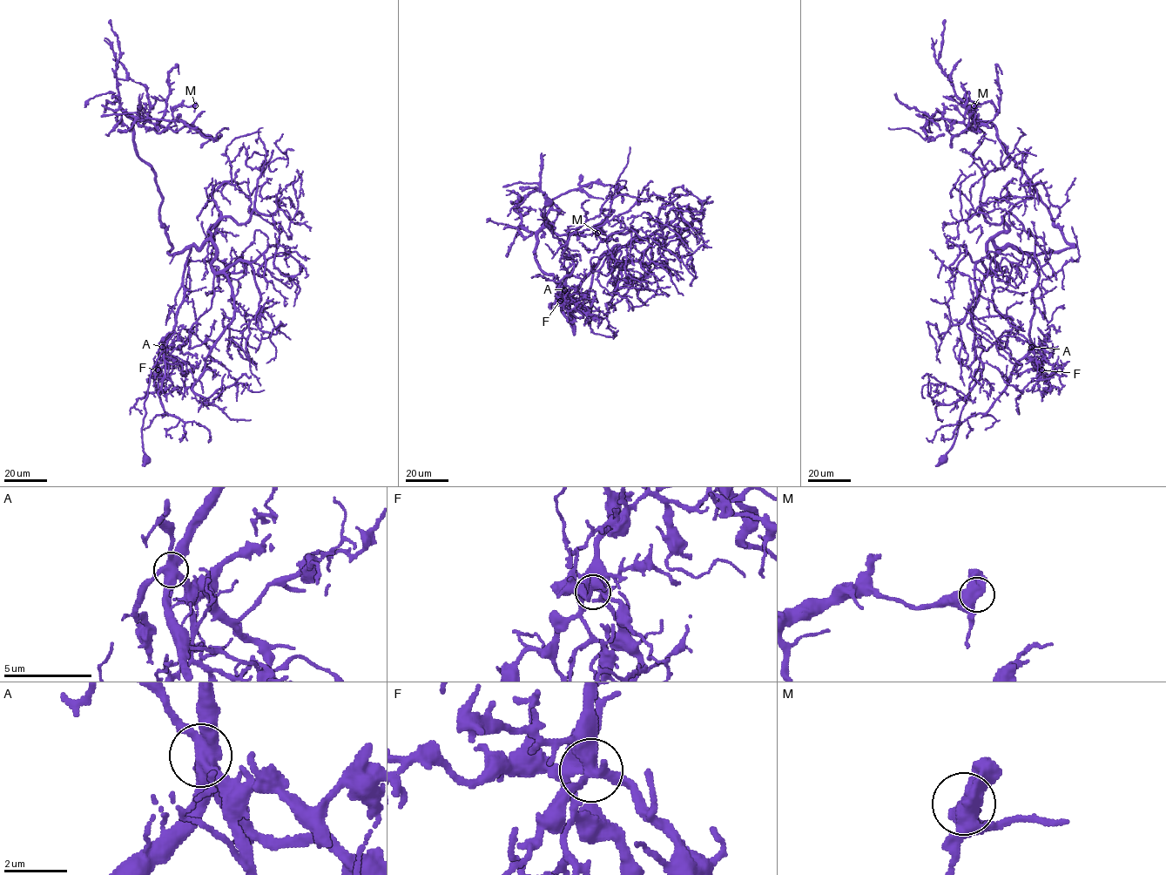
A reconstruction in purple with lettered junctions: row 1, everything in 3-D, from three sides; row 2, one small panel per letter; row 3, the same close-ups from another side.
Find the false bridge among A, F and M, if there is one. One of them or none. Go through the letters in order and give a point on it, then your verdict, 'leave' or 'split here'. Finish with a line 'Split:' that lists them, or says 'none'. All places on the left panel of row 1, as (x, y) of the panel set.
A: at (162, 347); split here
F: at (158, 369); leave
M: at (195, 105); leave
Split: A

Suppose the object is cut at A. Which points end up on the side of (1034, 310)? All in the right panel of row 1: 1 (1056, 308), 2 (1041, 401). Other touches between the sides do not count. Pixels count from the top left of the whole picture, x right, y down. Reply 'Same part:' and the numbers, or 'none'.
Same part: 1

